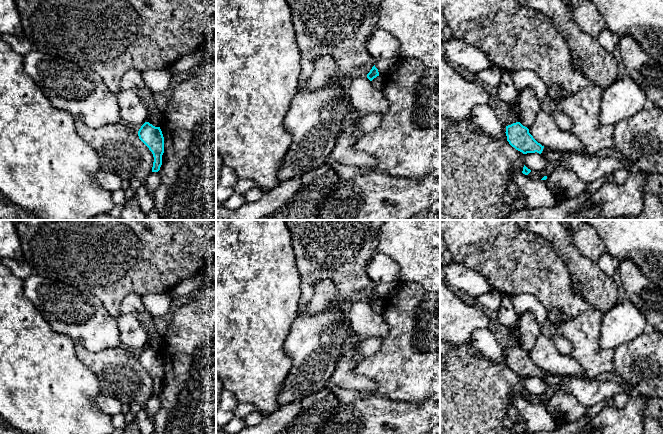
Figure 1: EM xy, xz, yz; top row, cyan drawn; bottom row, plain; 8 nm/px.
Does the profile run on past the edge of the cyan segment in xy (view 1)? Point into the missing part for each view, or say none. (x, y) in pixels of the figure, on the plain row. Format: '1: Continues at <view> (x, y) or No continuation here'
1: No continuation here

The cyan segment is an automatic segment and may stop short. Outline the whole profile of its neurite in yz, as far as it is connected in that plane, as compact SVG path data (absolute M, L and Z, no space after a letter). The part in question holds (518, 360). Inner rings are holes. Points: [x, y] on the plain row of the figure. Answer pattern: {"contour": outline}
{"contour": "M520 346L506 350L506 360L509 368L516 374L527 377L539 377L548 384L546 372L538 367L529 357L529 353Z"}

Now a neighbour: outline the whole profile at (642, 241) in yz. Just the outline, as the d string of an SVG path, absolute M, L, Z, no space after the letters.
M585 220L592 225L605 244L606 251L618 261L630 259L664 291L664 220Z

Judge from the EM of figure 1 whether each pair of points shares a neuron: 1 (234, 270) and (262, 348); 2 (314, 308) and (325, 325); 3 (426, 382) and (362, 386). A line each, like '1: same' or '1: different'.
1: same
2: different
3: different

